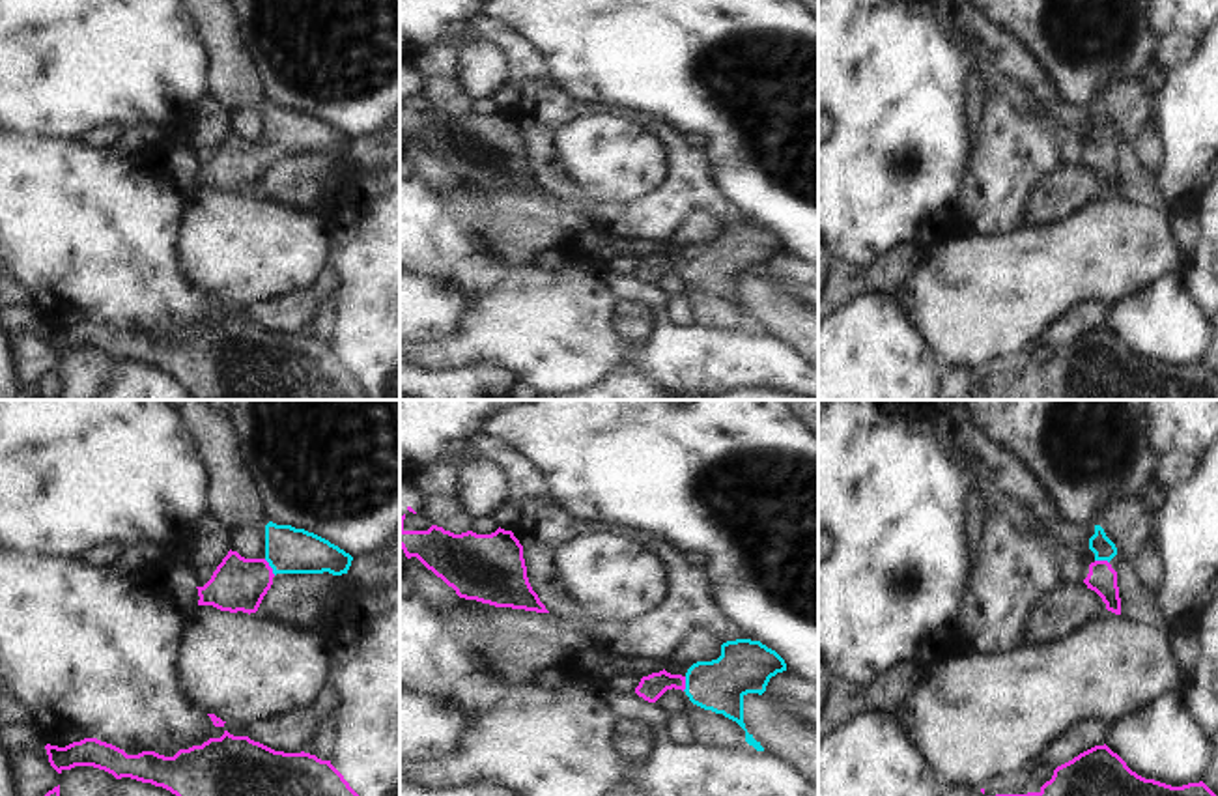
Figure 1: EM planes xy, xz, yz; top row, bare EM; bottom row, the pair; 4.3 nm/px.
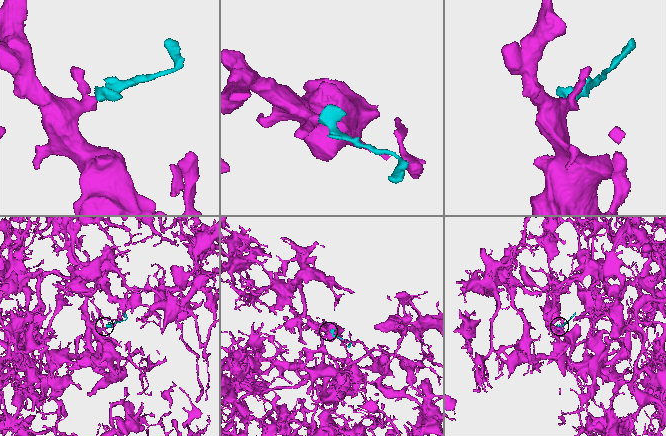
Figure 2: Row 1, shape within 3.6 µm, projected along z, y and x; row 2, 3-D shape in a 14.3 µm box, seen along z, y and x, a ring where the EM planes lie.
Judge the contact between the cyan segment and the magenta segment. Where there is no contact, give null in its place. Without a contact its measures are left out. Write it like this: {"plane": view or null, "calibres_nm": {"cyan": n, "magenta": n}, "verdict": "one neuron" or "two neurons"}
{"plane": "xy", "calibres_nm": {"cyan": 200, "magenta": 240}, "verdict": "one neuron"}

